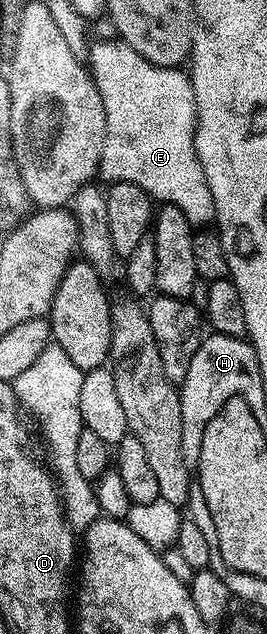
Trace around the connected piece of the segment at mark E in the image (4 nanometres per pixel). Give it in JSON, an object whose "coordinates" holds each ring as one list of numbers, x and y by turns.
{"coordinates":[[120,40,112,41,113,42,90,41,87,57,87,69,89,73,92,74,95,88,103,100,103,112,105,113,105,139,103,140,103,152,101,153,101,164,99,167,100,177,105,177,107,180,106,183,109,184,114,182,135,184,139,188,143,188,143,192,147,192,154,203,179,208,179,212,183,212,183,216,187,216,187,220,193,227,212,227,217,221,215,200,211,200,211,188,207,188,207,176,203,176,203,164,199,164,199,156,197,155,195,140,193,139,193,127,197,121,197,105,193,99,192,81,187,77,186,71,184,74,184,69,156,66,147,60,143,60,143,56,139,56,139,52,135,52,135,48,131,48,126,42]]}

